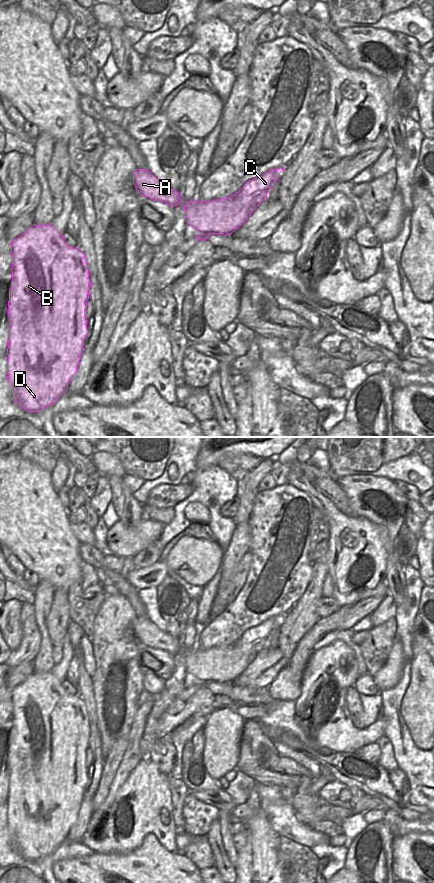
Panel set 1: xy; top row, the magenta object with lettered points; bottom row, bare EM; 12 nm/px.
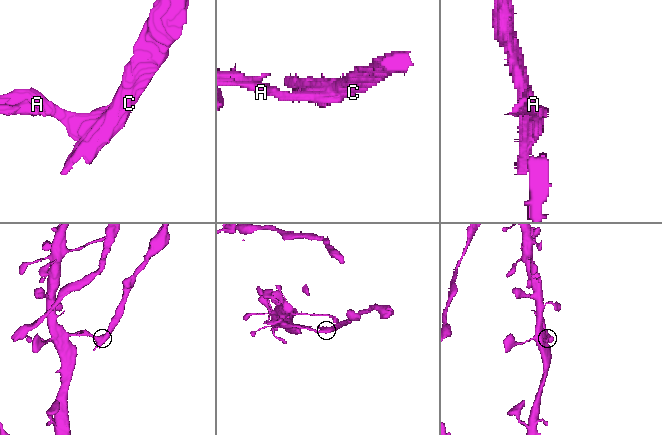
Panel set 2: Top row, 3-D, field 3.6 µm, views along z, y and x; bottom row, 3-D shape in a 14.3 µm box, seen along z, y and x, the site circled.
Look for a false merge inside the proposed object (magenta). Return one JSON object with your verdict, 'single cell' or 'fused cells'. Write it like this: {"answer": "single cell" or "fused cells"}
{"answer": "fused cells"}

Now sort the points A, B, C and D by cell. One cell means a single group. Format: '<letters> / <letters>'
A B D / C

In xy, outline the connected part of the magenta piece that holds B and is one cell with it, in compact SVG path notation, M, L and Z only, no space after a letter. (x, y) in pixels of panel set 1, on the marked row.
M33 224L24 234L12 241L12 281L9 290L8 317L11 322L8 339L8 381L13 387L13 399L23 409L38 412L56 402L68 389L84 351L87 336L85 309L91 281L85 254L68 246L63 235L51 224Z

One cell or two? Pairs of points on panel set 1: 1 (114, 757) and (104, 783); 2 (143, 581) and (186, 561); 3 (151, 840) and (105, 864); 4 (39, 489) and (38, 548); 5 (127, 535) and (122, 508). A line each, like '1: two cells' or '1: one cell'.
1: one cell
2: one cell
3: one cell
4: one cell
5: two cells

